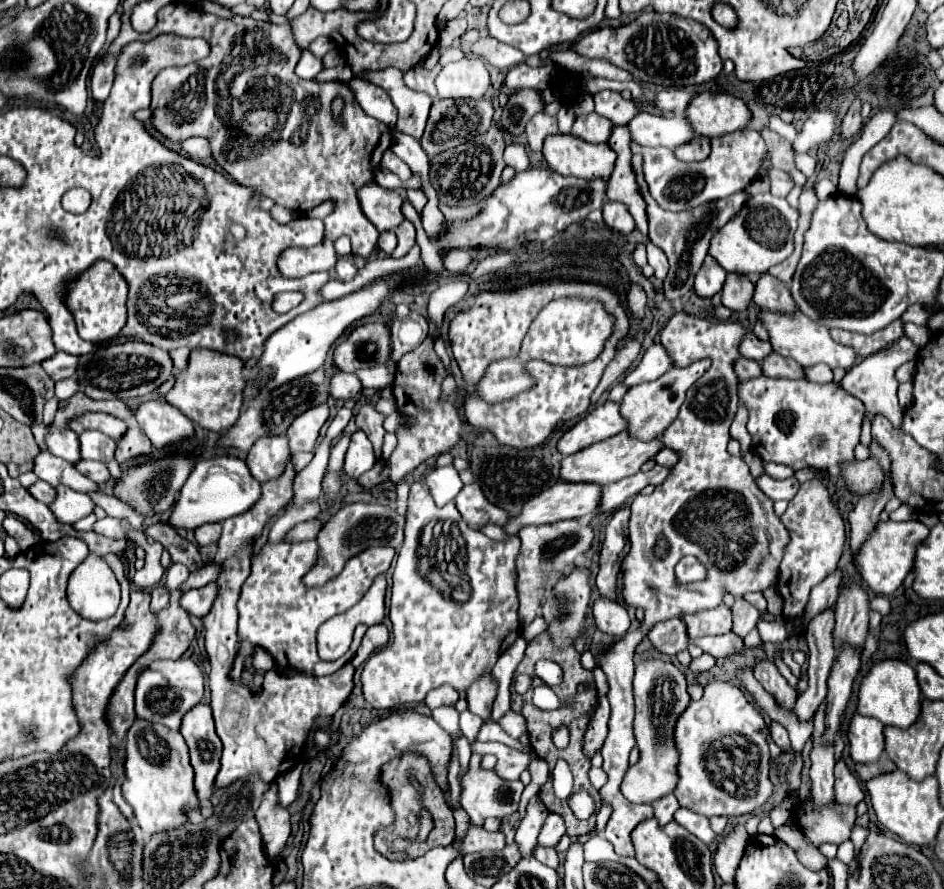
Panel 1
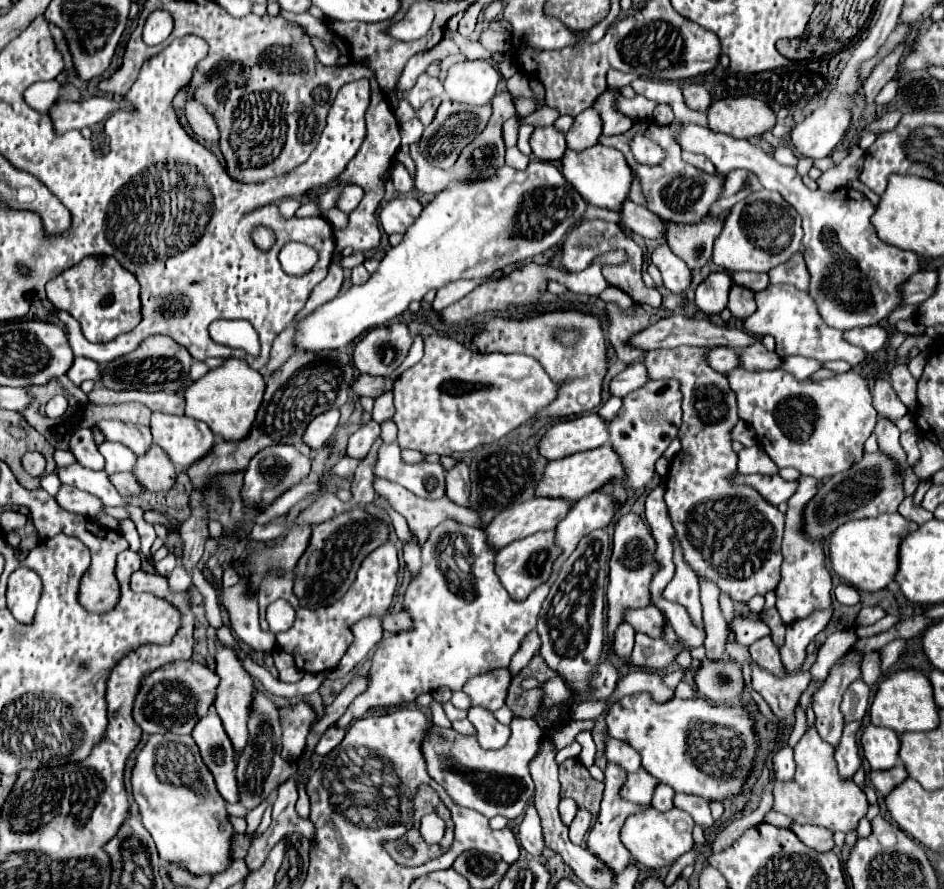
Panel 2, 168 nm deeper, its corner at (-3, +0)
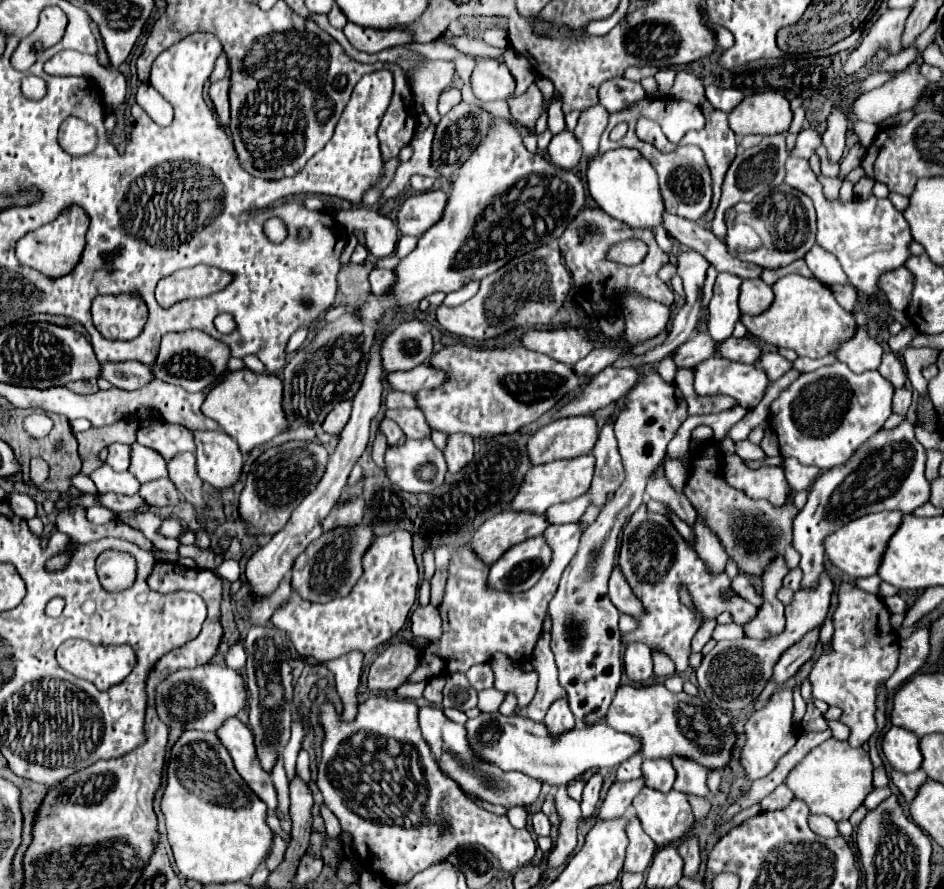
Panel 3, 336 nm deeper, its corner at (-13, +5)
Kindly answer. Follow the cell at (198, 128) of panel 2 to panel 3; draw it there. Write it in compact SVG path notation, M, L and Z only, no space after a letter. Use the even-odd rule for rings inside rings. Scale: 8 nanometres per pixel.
M226 76L224 80L214 82L214 84L210 86L210 92L208 92L208 94L210 94L210 100L212 100L212 104L214 104L214 110L216 110L216 114L218 114L218 120L220 120L222 126L228 126L228 122L230 122L228 86L230 86L230 80L228 80L228 76Z

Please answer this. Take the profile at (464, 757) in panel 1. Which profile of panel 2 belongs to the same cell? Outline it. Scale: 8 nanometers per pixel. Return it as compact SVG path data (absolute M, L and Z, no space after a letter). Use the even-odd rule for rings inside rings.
M432 701L432 703L430 703L430 711L432 711L432 721L434 721L436 725L450 727L450 721L448 721L448 717L446 717L446 713L444 713L444 709L442 709L442 705L440 705L438 701Z

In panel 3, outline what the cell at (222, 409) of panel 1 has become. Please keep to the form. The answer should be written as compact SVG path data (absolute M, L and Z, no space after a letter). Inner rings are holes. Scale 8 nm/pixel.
M250 368L228 372L224 382L216 384L208 392L202 412L216 420L220 428L238 442L242 454L248 454L254 446L270 442L276 434L286 430L282 410L282 380L276 374L258 374Z

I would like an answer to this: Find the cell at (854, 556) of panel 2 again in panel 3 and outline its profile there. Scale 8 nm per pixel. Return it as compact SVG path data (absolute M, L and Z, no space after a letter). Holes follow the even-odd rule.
M876 512L862 518L856 518L836 530L832 536L826 538L826 554L832 560L834 566L838 566L844 574L852 578L866 578L876 574L876 564L880 564L880 556L884 556L884 548L888 548L888 538L892 538L892 532L900 528L900 520L904 518L904 512Z

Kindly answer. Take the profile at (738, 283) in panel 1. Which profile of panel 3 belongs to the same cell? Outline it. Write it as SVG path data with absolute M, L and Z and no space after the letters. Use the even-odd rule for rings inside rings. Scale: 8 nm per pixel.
M760 278L744 280L740 288L740 312L742 314L760 314L774 300L772 288L764 284Z

